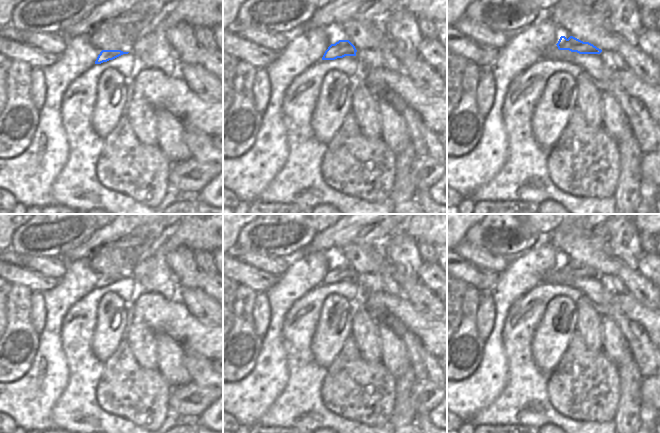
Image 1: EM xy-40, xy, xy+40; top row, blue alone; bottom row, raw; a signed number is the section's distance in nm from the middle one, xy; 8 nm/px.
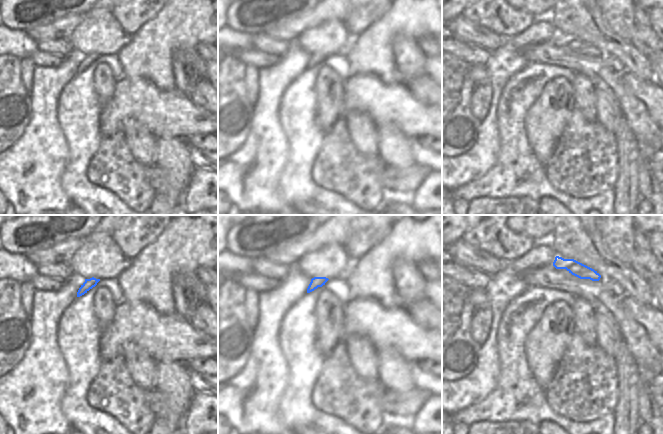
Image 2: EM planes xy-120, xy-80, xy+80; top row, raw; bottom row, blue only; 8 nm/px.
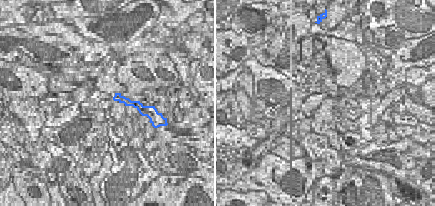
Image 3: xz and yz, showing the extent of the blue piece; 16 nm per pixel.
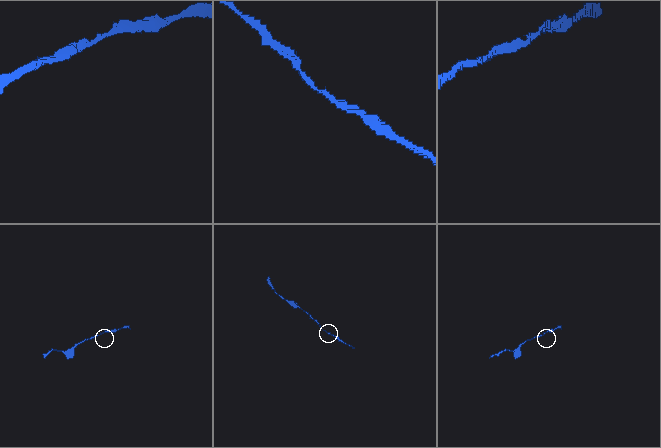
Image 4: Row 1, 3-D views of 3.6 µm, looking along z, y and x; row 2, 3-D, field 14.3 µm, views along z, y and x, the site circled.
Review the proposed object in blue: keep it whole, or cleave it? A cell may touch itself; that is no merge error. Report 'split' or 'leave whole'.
leave whole

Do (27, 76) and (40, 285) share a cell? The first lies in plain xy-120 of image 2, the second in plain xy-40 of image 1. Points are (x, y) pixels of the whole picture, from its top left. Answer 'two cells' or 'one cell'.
two cells

